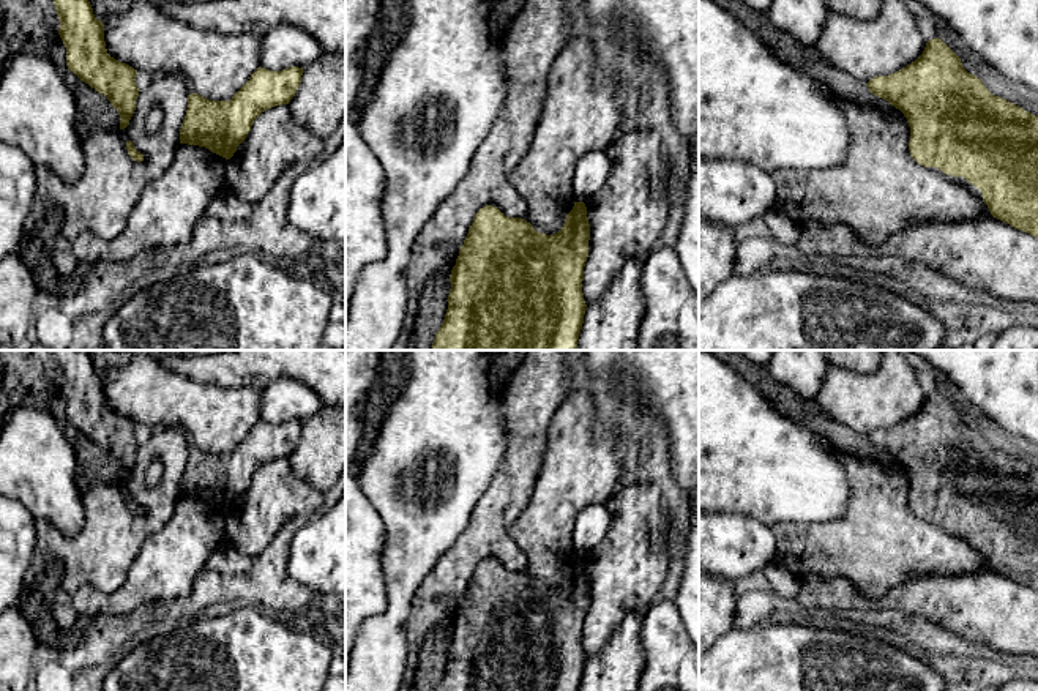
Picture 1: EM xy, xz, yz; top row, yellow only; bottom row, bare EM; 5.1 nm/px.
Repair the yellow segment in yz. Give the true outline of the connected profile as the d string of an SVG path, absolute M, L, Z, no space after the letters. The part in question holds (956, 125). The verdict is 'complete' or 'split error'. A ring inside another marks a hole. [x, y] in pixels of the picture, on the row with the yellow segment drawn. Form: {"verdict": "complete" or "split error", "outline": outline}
{"verdict": "complete", "outline": "M940 38L929 39L923 54L905 68L890 76L876 76L866 85L907 118L909 150L918 164L964 177L981 191L994 218L1038 238L1038 115L992 95L975 74L965 71L961 58Z"}

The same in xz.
{"verdict": "complete", "outline": "M574 202L563 227L546 235L522 218L508 218L486 205L475 215L450 275L448 309L431 350L577 350L584 323L584 267L588 257L590 224L584 202Z"}

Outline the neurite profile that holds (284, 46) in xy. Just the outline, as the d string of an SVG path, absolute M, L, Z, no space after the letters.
M279 24L262 35L259 62L265 69L282 71L304 68L322 54L323 49L312 35L290 24Z

